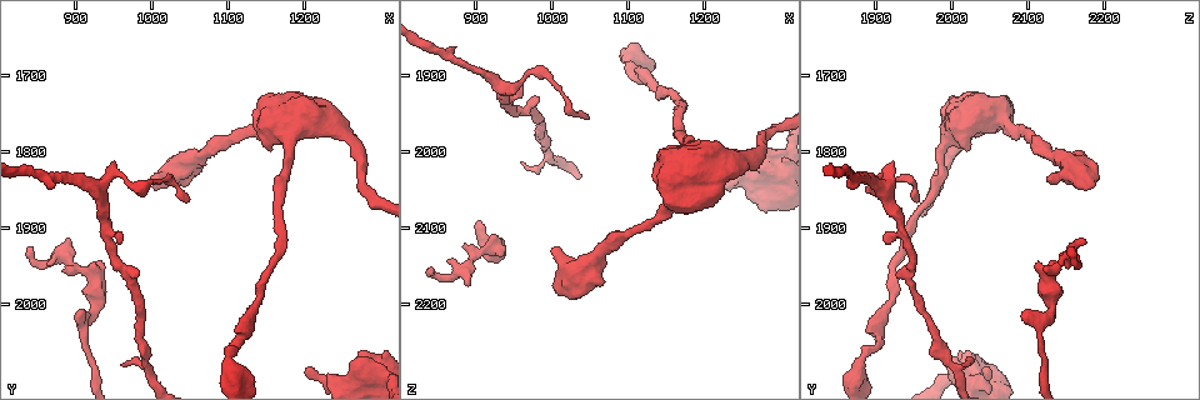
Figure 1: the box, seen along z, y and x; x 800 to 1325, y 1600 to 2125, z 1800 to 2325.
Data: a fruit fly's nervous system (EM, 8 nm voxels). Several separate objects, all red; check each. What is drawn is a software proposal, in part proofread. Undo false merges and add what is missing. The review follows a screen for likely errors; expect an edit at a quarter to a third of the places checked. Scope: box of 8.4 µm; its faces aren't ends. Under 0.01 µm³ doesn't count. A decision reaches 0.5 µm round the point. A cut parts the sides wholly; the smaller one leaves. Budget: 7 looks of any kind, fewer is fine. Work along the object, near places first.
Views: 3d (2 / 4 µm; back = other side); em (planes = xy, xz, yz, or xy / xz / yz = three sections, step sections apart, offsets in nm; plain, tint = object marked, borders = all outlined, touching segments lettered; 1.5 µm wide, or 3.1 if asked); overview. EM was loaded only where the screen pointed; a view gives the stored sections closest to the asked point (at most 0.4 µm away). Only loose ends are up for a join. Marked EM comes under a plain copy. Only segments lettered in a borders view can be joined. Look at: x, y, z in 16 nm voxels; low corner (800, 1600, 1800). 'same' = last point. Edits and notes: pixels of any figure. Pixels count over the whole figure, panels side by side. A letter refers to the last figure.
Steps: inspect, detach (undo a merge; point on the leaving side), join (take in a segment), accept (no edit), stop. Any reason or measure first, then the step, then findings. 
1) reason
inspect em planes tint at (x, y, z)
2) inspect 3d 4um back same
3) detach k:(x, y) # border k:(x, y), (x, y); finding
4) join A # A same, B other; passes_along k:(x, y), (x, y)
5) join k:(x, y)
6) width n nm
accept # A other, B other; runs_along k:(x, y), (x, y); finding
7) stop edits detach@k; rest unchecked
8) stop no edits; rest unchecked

branch stops here
inspect 3d 2um at (1045, 1865, 1955)

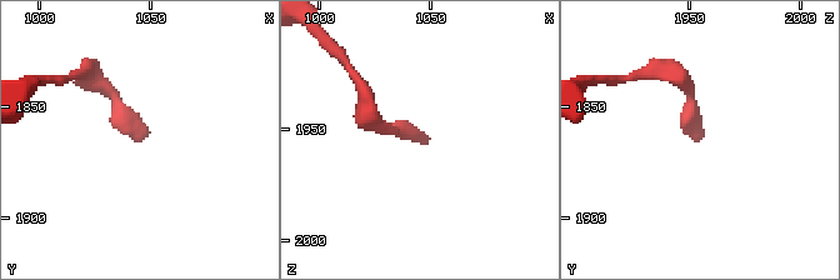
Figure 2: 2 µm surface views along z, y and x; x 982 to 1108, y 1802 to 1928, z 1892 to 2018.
shape alone is not enough
inspect em planes tint at (1045, 1865, 1955)

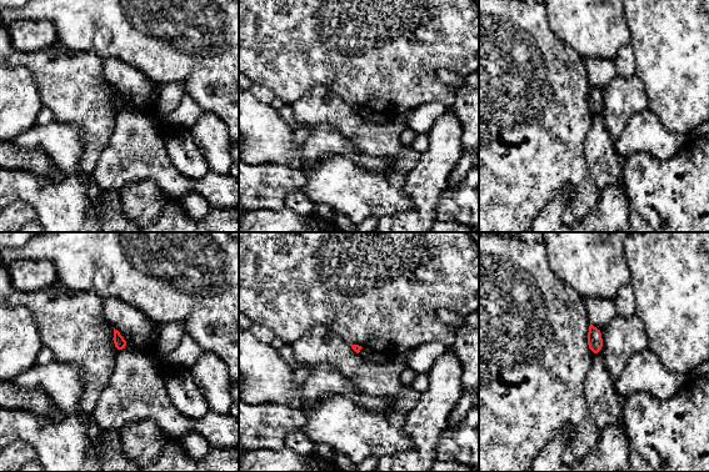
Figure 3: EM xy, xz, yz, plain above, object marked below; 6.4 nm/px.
inspect em planes borders same

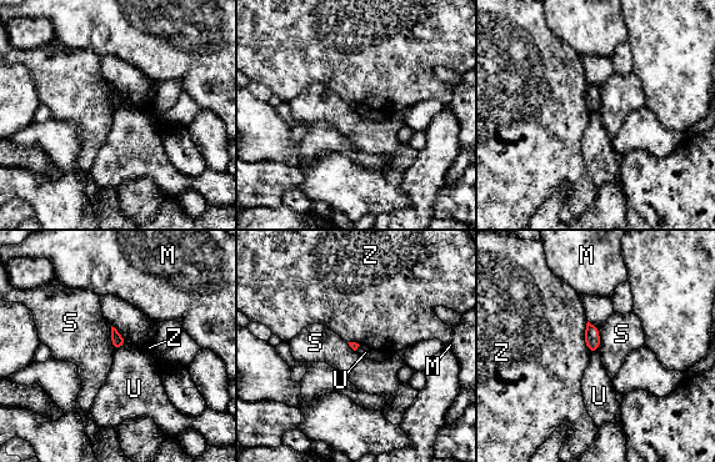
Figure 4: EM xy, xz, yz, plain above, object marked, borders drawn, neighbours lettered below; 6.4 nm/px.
accept # M other, S other, U other, Z other; border 4:(126, 344), (116, 350); none of them fits

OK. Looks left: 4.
free end
inspect 3d 4um back at (885, 1915, 2175)

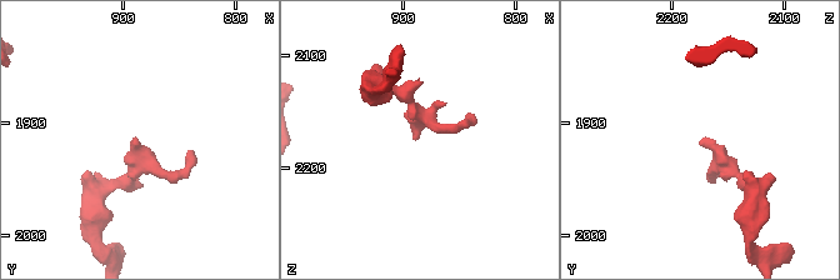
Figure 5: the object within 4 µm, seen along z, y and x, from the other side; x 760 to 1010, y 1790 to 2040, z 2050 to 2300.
shape alone is not enough
inspect em xy step 8 borders at (886, 1916, 2174)

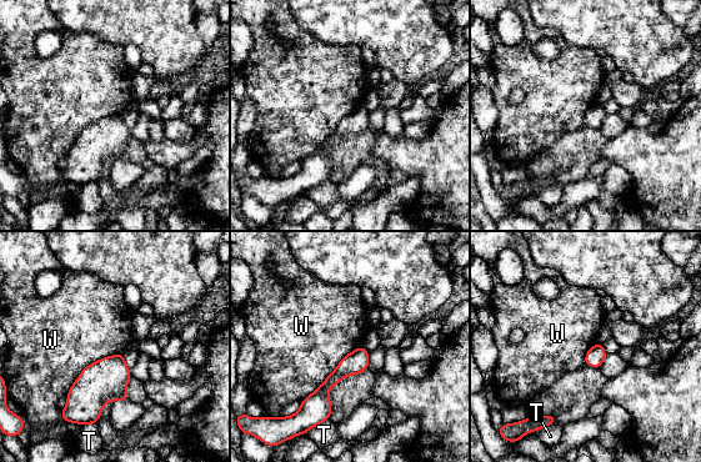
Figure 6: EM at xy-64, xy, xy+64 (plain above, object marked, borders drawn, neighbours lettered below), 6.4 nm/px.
inspect em planes borders same

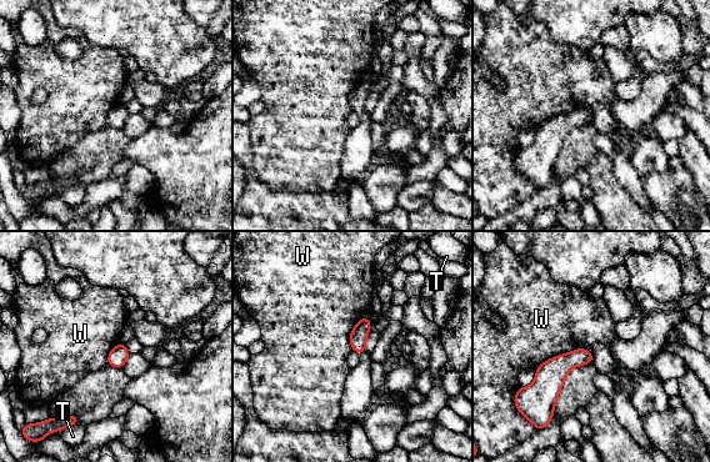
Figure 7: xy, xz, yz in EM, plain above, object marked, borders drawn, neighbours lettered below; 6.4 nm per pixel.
longest_contact W 400 nm
accept # T other, W other; border 7:(593, 352), (574, 348), (535, 368); none of them fits

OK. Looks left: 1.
inspect em planes borders at (1210, 2080, 2045)

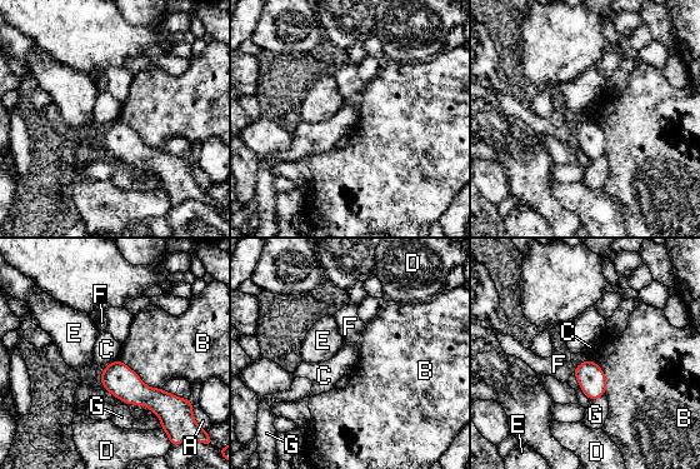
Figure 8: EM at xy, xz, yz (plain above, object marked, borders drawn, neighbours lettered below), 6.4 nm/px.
accept # A other, B other, C other, D other, E other, F other, G other; border 8:(575, 367), (593, 360), (606, 393); no lettered segment goes on from it

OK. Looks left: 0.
stop no edits; rest unchecked

